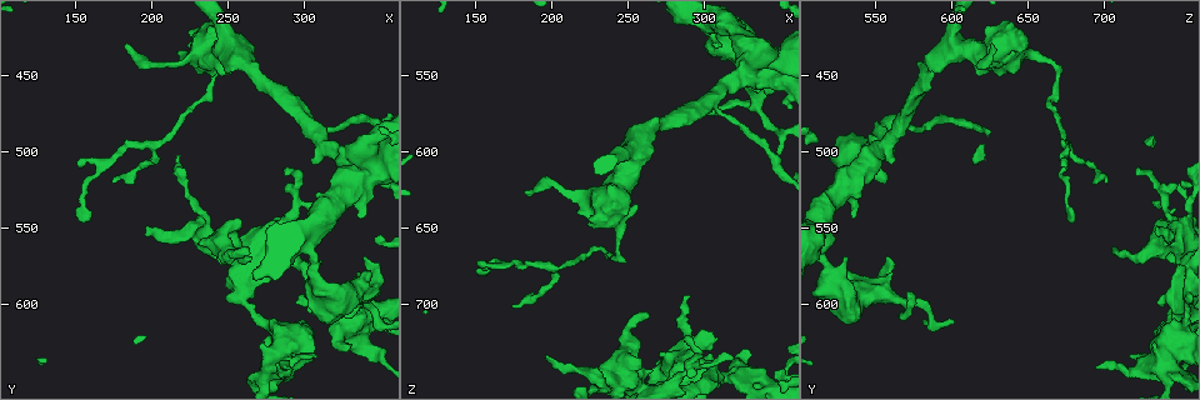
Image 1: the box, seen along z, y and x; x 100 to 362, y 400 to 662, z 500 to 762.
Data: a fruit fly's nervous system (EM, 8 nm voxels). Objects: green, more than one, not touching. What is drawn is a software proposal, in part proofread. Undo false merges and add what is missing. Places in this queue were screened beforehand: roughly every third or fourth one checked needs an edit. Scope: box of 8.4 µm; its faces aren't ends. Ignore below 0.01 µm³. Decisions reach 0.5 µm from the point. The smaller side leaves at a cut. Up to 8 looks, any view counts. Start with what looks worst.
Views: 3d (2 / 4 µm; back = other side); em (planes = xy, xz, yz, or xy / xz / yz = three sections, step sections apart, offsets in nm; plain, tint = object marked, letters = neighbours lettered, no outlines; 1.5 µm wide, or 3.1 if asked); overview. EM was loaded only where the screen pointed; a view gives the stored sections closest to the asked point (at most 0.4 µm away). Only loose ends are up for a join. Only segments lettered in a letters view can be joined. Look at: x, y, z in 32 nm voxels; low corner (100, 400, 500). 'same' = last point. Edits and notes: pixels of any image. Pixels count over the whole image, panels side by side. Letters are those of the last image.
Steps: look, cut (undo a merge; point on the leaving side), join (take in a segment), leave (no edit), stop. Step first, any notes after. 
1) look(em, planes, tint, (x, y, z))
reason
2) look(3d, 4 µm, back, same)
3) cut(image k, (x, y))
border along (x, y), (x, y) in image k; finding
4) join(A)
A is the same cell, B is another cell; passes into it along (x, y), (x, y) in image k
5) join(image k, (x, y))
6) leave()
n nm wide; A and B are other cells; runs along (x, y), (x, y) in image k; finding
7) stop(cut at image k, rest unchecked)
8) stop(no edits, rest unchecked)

look(3d, 4 µm, (196, 554, 734))

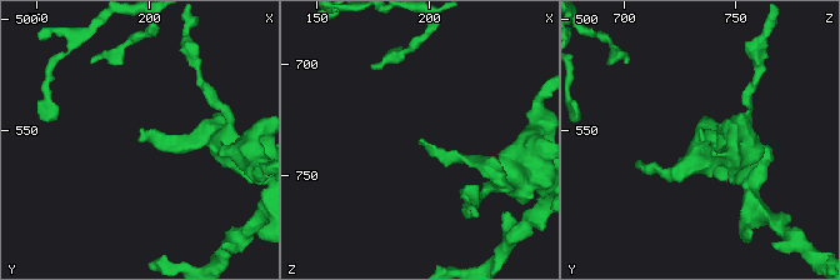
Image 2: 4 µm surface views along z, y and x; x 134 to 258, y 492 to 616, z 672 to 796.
look(em, planes, letters, (194, 554, 734))
need the tissue

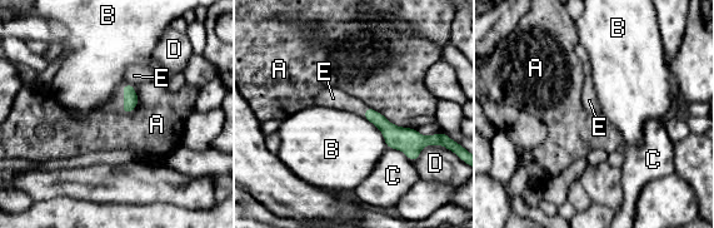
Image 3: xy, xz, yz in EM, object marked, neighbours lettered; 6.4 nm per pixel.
join(E)
E is the same cell, A, B, C and D are other cells; it goes on there

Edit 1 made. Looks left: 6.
look(overview)
redraw

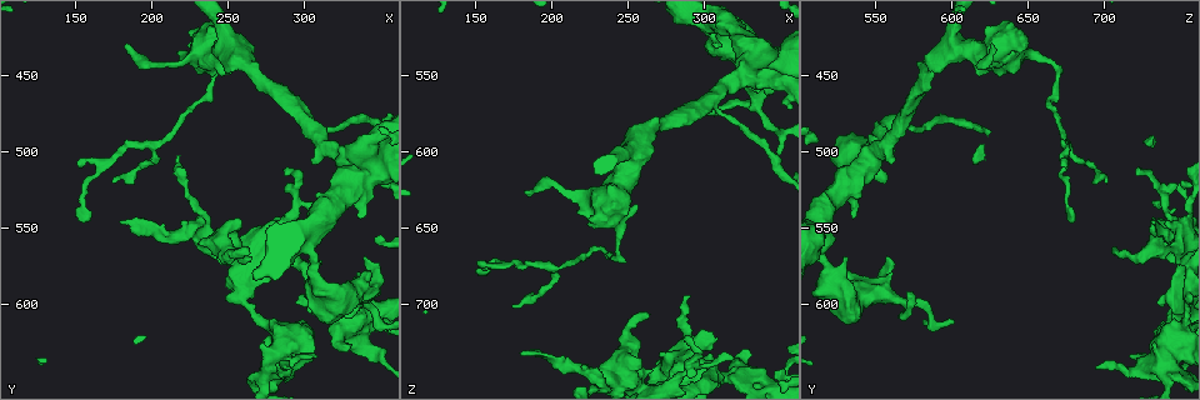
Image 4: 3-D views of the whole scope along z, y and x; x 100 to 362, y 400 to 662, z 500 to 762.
look(em, yz, step 4, letters, (304, 482, 566))
side arm on a straight run

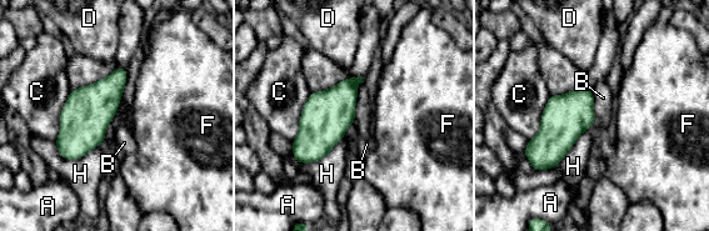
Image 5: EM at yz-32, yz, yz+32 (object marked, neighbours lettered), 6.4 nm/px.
leave()
A, B, C, D, F and H are other cells; border along (344, 136), (316, 161), (291, 156) in image 5; continuous, no second cell

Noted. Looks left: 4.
look(3d, 2 µm, (338, 568, 556))
an open end

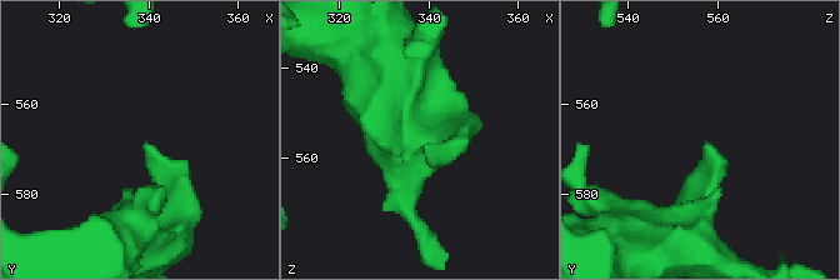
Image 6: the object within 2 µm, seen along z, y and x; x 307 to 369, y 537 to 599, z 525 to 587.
look(em, xy, step 4, tint, (339, 569, 558))
now the EM

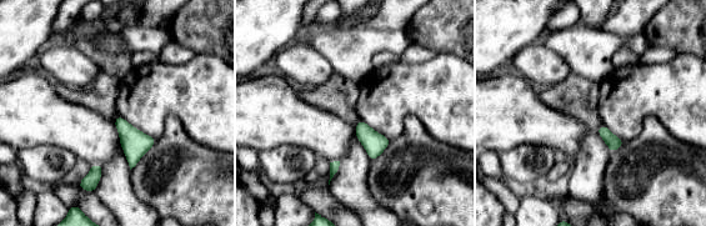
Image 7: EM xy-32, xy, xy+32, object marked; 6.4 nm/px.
look(em, planes, letters, same)
another direction

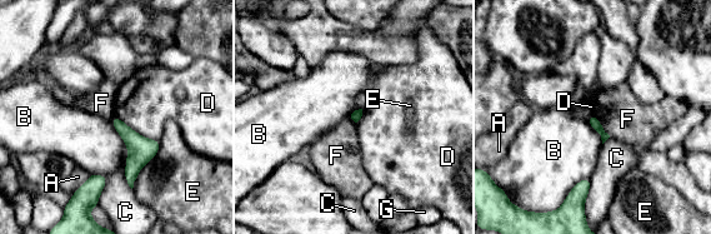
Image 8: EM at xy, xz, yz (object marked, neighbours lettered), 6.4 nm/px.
leave()
A, B, C, D, E, F and G are other cells; border along (597, 119), (610, 137) in image 8; no lettered segment goes on from it

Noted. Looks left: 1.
stop(join at image 3, rest unchecked)

